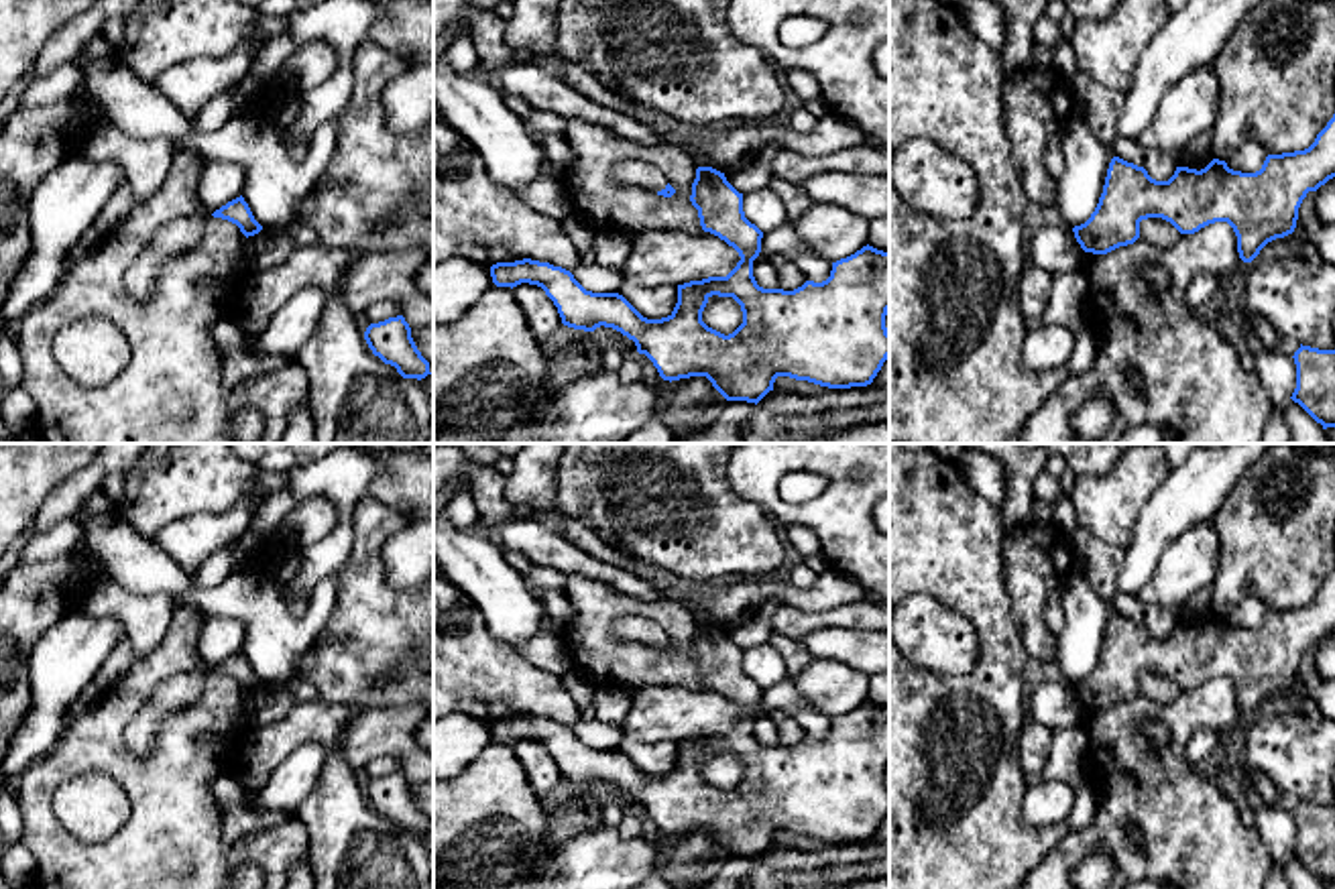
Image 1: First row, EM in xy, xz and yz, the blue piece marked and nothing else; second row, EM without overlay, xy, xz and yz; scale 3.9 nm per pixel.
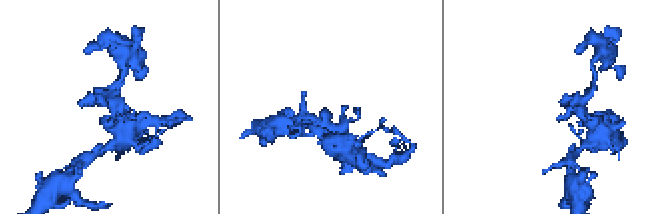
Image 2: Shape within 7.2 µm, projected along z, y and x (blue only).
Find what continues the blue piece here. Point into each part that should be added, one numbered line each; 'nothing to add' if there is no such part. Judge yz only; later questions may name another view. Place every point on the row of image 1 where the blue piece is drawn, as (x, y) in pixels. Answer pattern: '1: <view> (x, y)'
nothing to add

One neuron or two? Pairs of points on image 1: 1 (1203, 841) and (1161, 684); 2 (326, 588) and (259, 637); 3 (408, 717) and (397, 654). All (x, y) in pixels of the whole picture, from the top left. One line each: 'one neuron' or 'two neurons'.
1: two neurons
2: one neuron
3: two neurons

